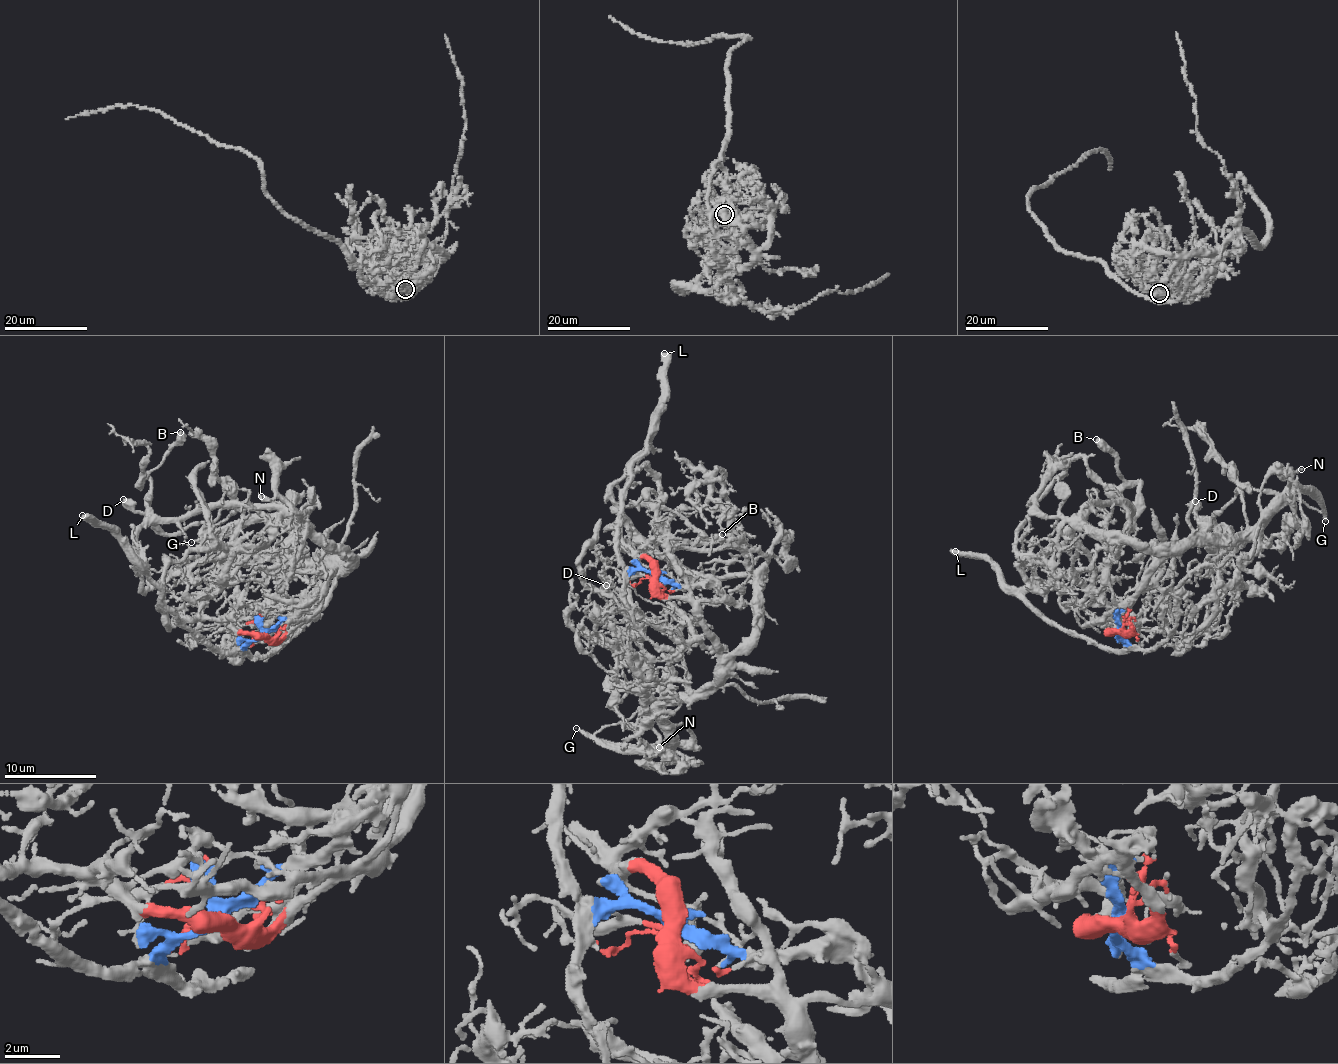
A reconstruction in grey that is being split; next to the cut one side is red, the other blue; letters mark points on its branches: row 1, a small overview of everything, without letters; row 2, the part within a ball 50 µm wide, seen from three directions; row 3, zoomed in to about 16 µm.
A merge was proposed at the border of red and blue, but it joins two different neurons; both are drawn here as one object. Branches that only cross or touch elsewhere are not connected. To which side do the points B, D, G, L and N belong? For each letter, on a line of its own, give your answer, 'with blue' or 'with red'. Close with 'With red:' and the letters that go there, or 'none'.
B: with red
D: with red
G: with red
L: with blue
N: with red
With red: B, D, G, N

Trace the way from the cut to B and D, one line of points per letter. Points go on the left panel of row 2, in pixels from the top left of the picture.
B: (263, 636), (321, 606), (348, 557), (280, 509), (156, 516), (145, 475), (181, 431)
D: (263, 636), (310, 616), (334, 565), (283, 557), (268, 520), (242, 506), (166, 533), (123, 498)

